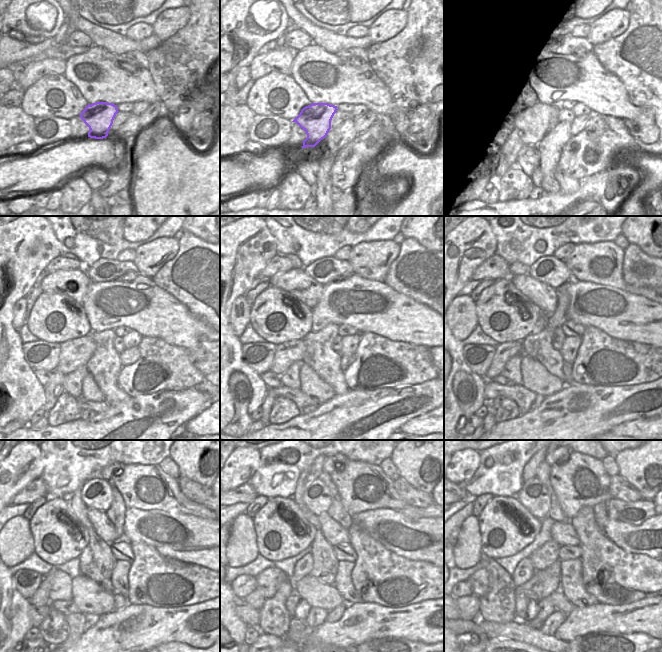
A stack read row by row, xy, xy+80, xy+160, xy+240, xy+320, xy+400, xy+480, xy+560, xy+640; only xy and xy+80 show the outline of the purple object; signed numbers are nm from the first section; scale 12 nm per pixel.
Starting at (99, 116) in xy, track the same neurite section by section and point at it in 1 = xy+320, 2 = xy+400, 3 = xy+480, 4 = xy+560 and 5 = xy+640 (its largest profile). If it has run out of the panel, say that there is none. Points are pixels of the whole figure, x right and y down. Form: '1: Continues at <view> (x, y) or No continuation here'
1: Continues at xy+320 (286, 353)
2: Continues at xy+400 (505, 351)
3: Continues at xy+480 (41, 597)
4: Continues at xy+560 (255, 599)
5: Continues at xy+640 (469, 607)

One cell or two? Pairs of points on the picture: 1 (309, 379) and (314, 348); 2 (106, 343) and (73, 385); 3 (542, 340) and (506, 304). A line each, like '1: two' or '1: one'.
1: two
2: two
3: two

